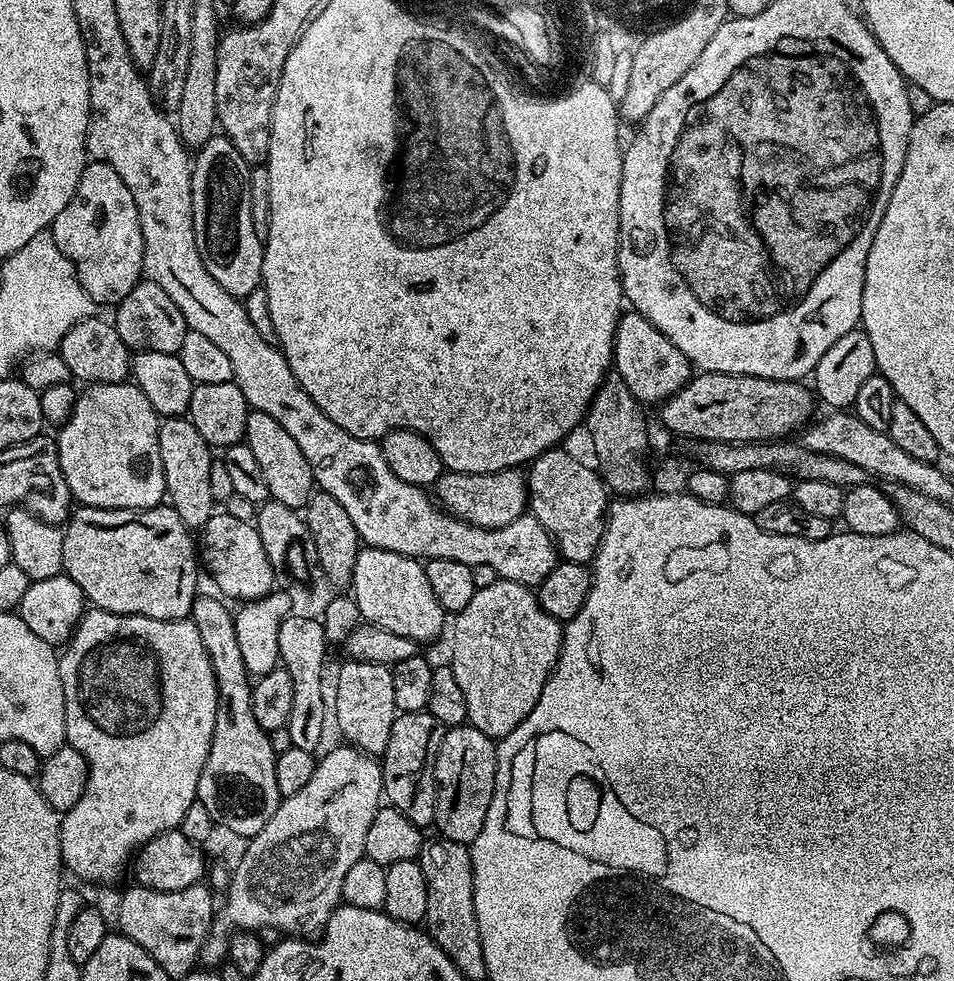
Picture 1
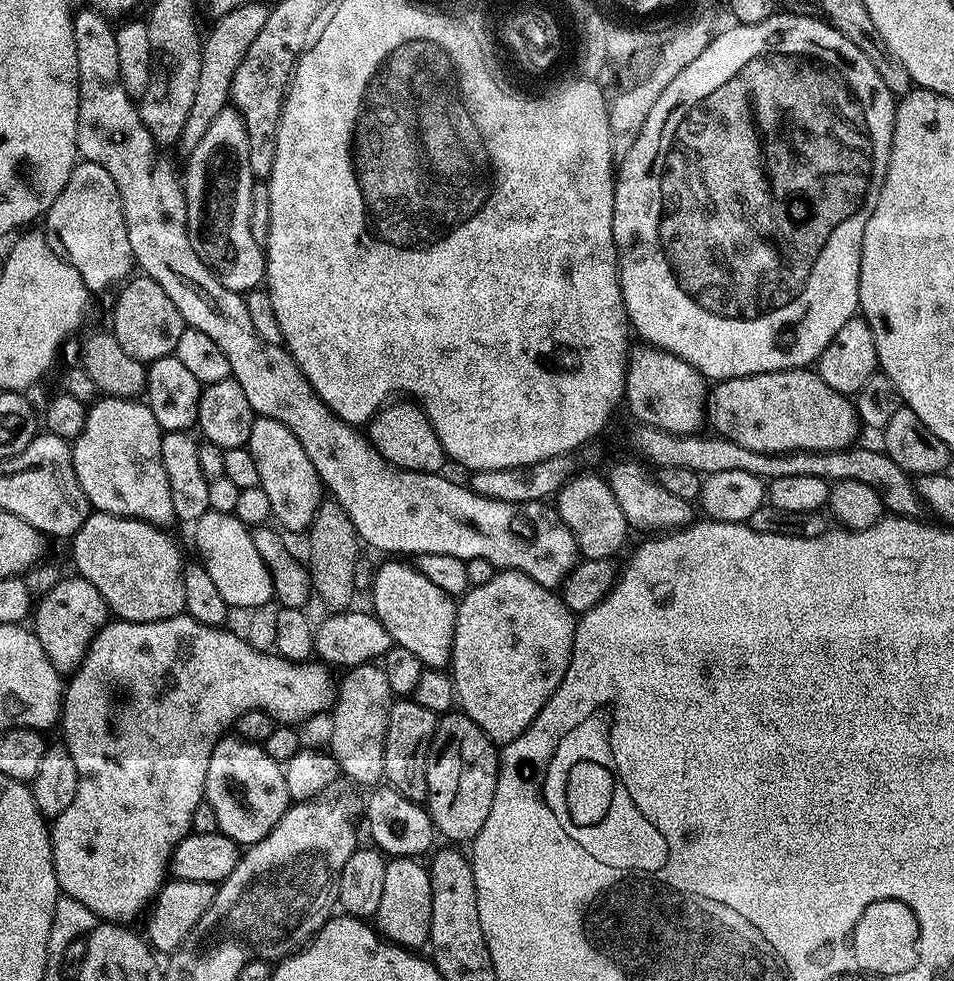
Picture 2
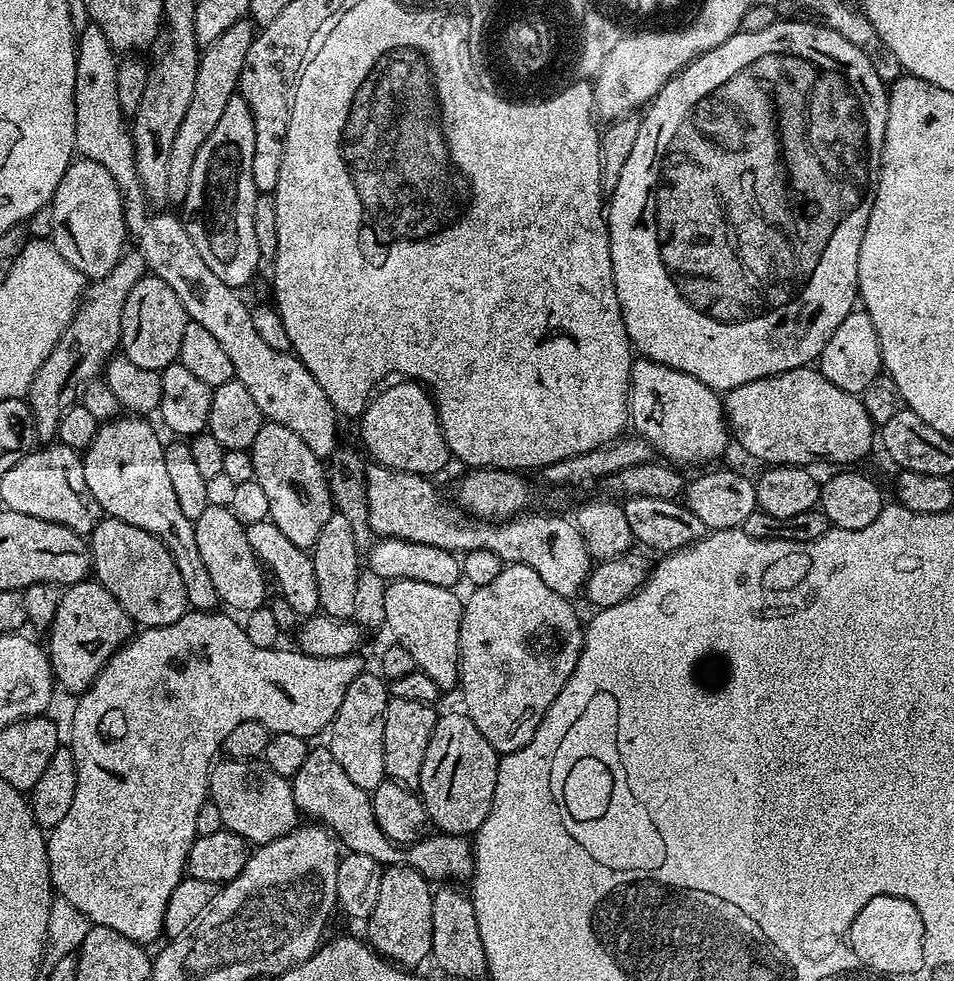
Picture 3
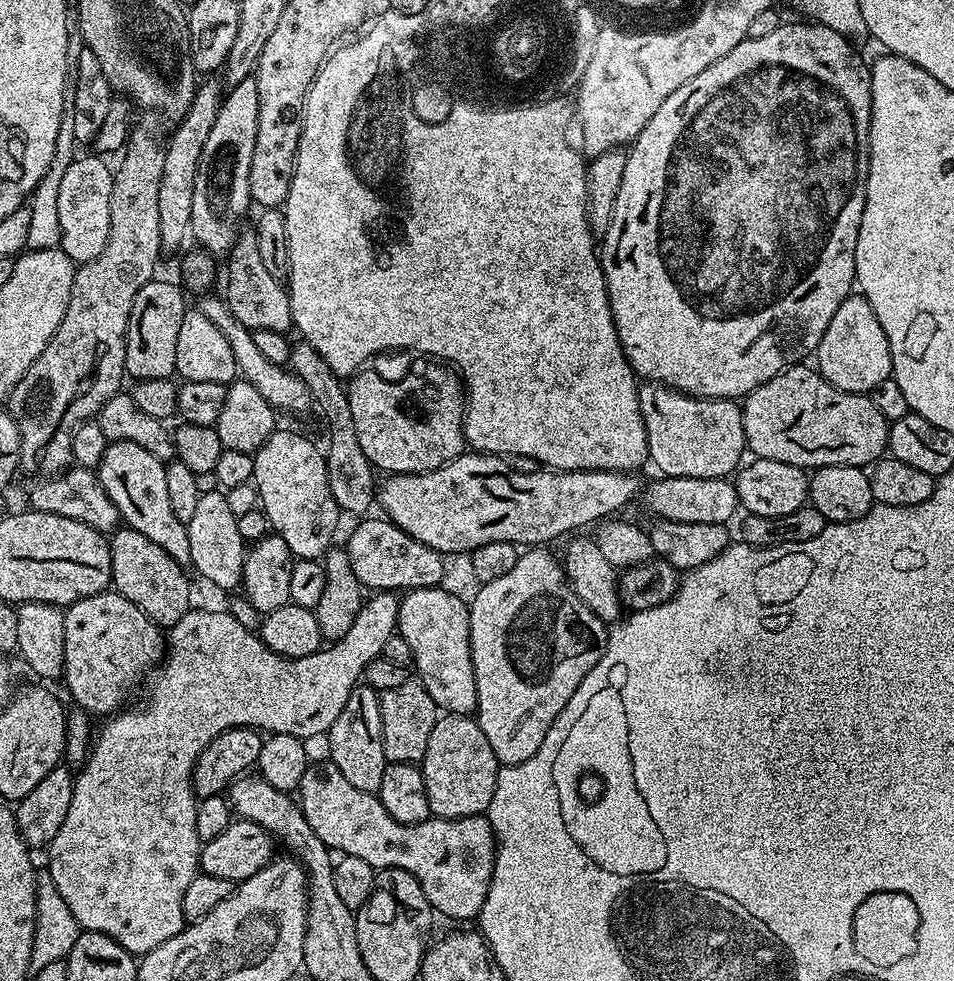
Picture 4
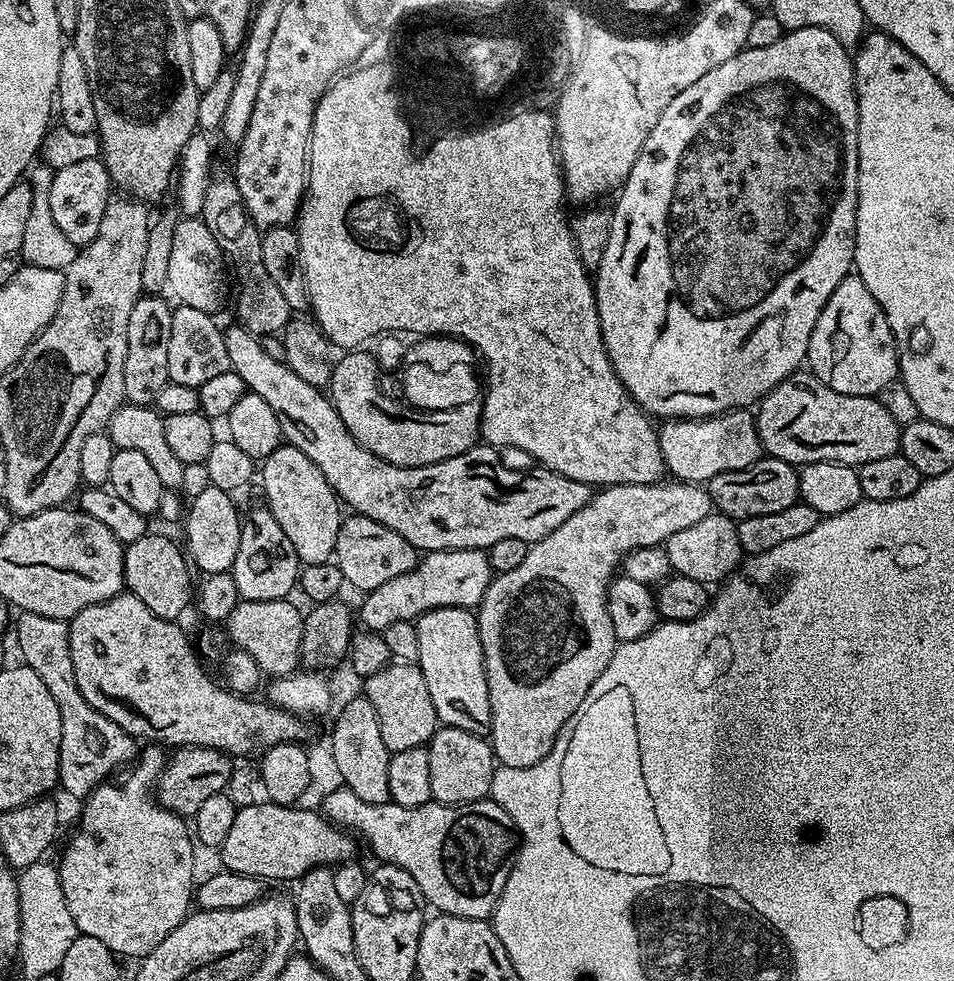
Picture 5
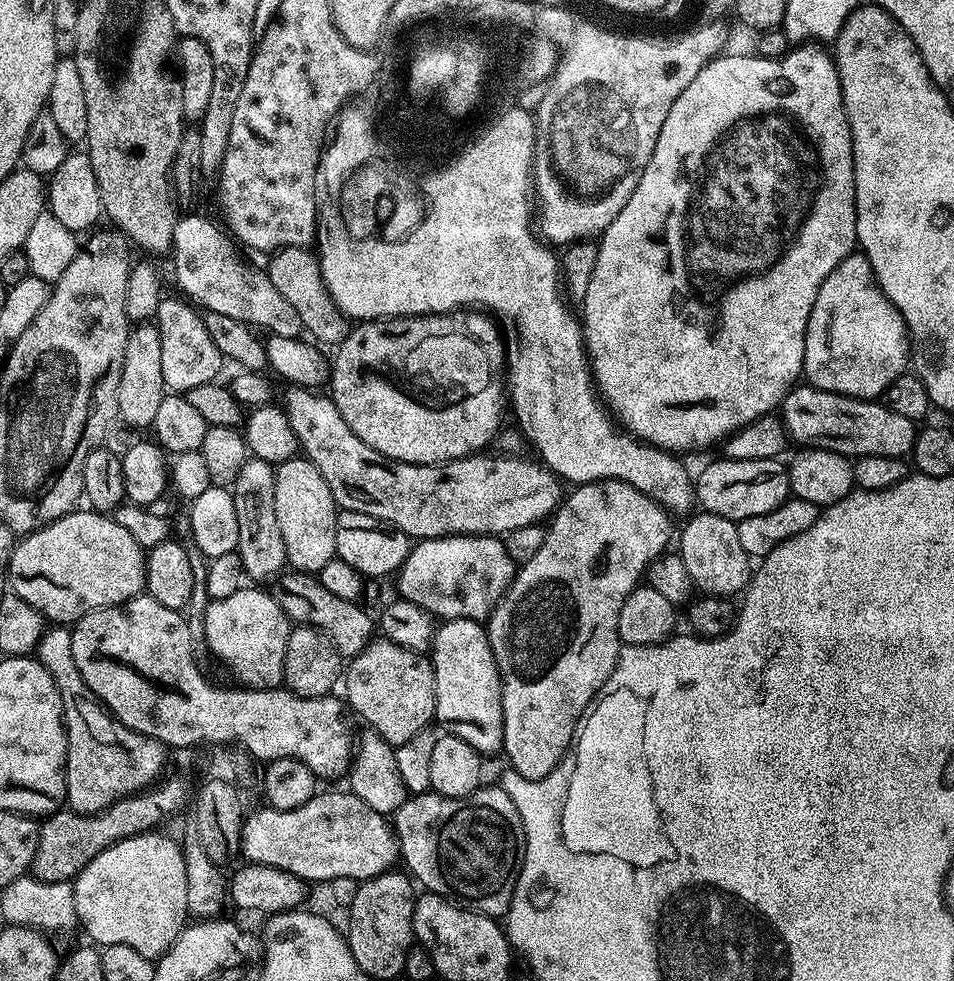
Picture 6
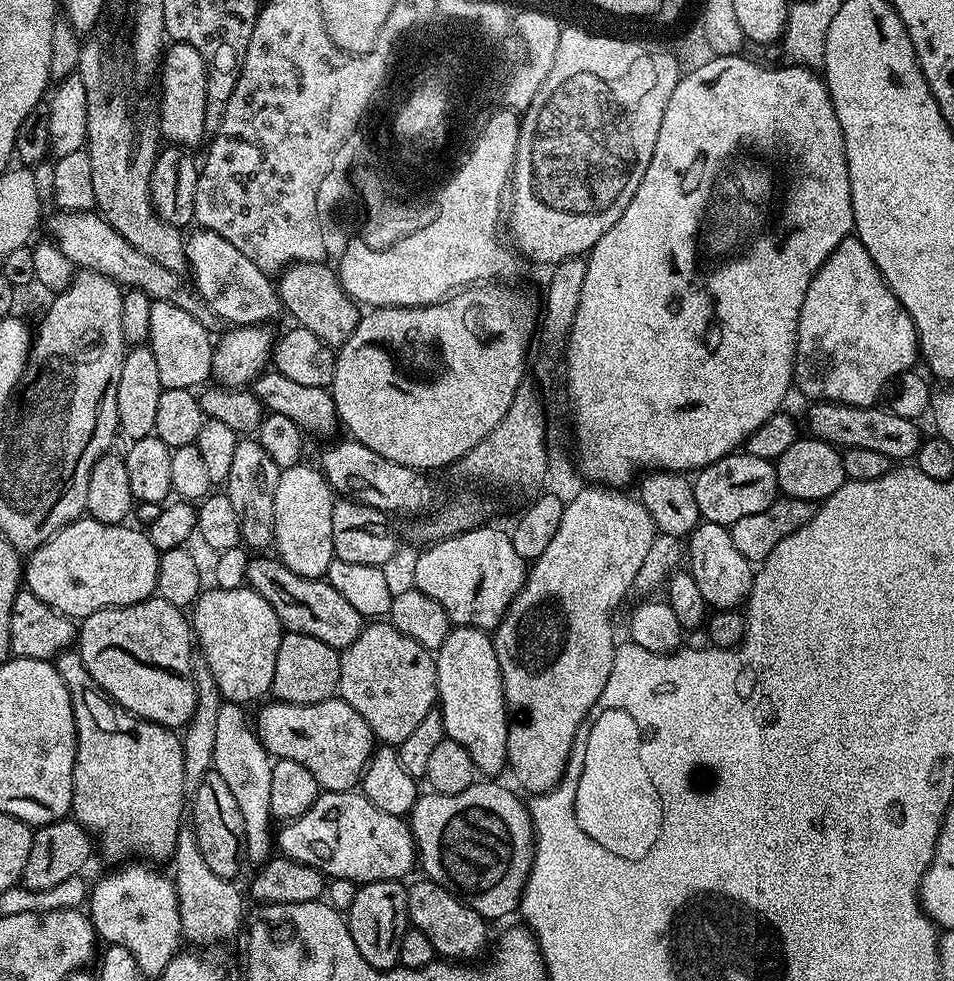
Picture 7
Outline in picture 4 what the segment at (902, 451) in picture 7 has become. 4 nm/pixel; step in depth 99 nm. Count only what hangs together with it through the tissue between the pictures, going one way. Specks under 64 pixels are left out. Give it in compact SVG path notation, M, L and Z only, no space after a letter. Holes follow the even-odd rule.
M794 364L743 397L747 451L762 460L786 462L805 470L875 464L888 452L890 421L874 406L871 395L838 390L815 367L808 366Z

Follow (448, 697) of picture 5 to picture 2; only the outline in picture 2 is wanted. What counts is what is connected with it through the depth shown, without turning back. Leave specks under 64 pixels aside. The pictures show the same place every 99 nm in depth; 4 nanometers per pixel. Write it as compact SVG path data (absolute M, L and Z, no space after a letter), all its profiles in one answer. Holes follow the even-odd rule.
M392 558L389 564L384 564L376 572L376 577L372 580L372 605L371 611L386 626L390 634L393 645L397 648L411 650L413 654L418 654L418 658L425 668L447 669L452 659L452 643L454 642L454 626L456 625L457 601L448 596L430 578L421 574L419 567L410 565L408 562L401 562Z

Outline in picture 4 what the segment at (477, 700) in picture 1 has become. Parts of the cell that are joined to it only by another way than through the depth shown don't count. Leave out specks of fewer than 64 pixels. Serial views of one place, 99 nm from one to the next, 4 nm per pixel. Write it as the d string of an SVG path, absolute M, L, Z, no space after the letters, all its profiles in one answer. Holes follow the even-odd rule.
M532 546L521 551L514 566L502 578L480 584L476 588L478 589L476 597L470 600L468 610L470 614L470 654L474 662L474 682L478 690L474 719L479 724L482 734L486 734L486 742L490 742L490 750L494 750L501 765L521 764L526 762L526 758L534 758L534 754L538 754L538 746L542 746L542 738L546 738L550 726L558 718L558 714L562 714L566 702L570 702L570 698L574 694L574 690L578 690L582 678L586 678L586 674L590 674L590 670L594 670L598 658L602 658L602 654L606 650L606 642L608 641L608 628L605 621L598 619L585 606L582 598L578 598L578 594L574 594L574 590L568 585L567 576L564 575L563 563L557 557L555 560L547 552L548 550L544 546Z

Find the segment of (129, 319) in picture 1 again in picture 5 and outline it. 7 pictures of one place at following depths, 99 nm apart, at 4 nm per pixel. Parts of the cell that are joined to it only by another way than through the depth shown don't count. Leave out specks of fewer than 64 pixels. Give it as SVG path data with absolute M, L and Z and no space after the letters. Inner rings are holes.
M144 294L130 310L130 326L128 327L128 349L124 363L124 398L130 404L155 405L158 390L170 383L166 354L170 346L170 318L173 305L164 301L160 294Z

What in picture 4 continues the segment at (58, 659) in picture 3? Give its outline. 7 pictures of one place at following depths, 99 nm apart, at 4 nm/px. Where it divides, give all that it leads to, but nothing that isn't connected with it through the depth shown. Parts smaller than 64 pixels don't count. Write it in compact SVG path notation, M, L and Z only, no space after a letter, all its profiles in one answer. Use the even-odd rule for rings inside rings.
M105 590L67 605L64 625L66 646L62 684L68 687L77 709L88 714L97 712L100 718L115 713L125 703L123 700L139 682L140 675L142 680L145 673L161 663L166 648L166 636L160 625L115 590Z

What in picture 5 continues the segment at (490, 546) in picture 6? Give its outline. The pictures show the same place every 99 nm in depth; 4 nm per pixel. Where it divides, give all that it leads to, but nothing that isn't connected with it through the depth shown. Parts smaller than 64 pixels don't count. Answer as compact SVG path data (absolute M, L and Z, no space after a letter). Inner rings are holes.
M479 548L430 552L419 557L412 571L382 582L373 592L363 597L358 608L358 620L370 632L383 634L386 626L402 620L415 621L416 617L432 608L479 609L486 590L492 585L494 571L489 553Z

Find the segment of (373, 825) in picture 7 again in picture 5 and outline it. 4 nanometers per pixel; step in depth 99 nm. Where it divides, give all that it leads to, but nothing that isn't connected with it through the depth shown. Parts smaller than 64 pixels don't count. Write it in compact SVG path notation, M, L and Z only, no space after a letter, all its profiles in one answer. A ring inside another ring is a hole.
M266 803L258 806L237 807L230 834L222 842L218 855L225 869L238 874L256 876L261 882L268 880L299 881L311 868L335 866L351 861L357 841L351 831L333 824L319 811L311 812L304 806Z

